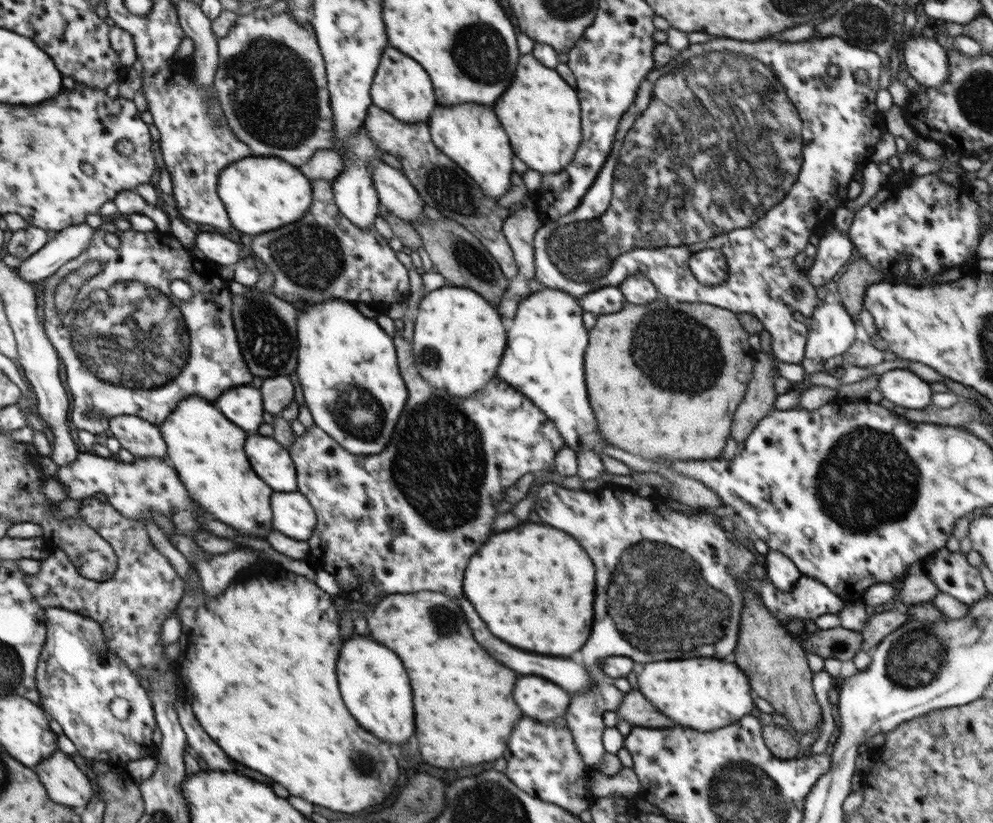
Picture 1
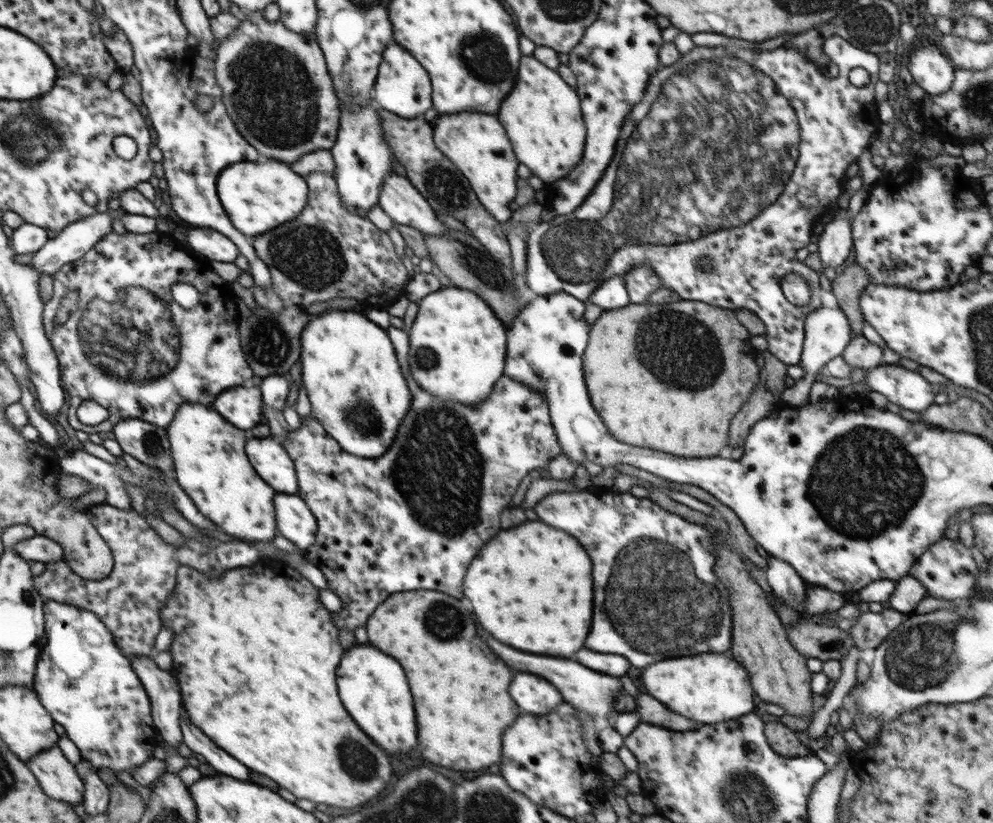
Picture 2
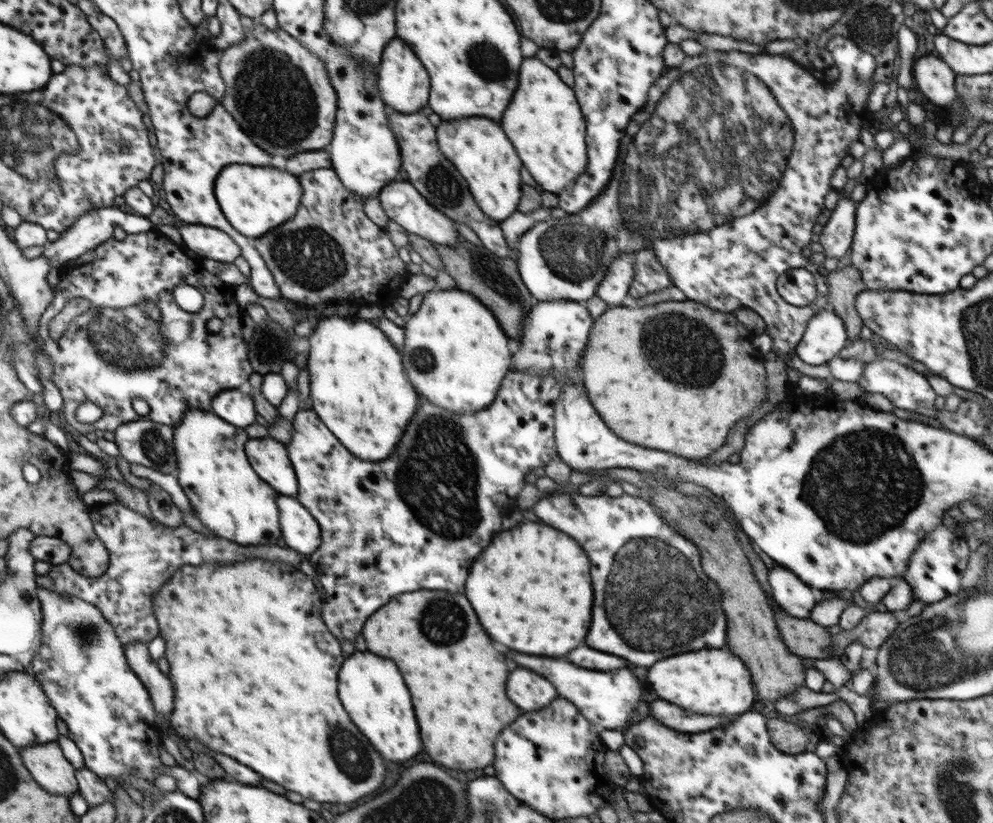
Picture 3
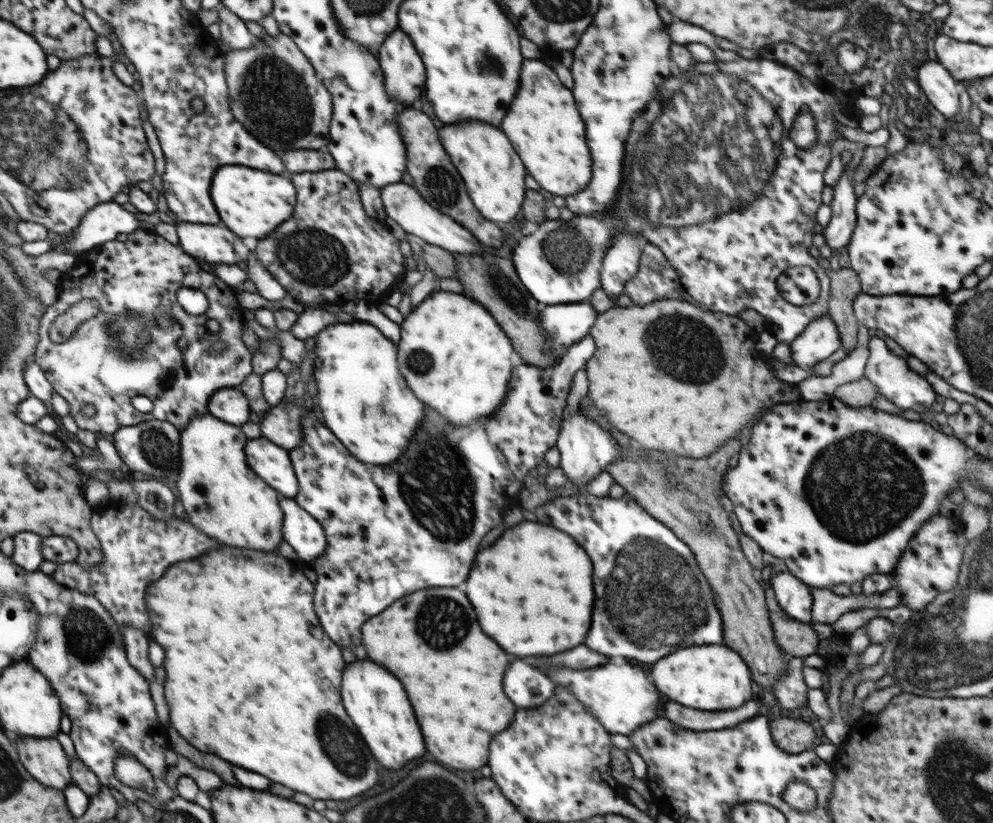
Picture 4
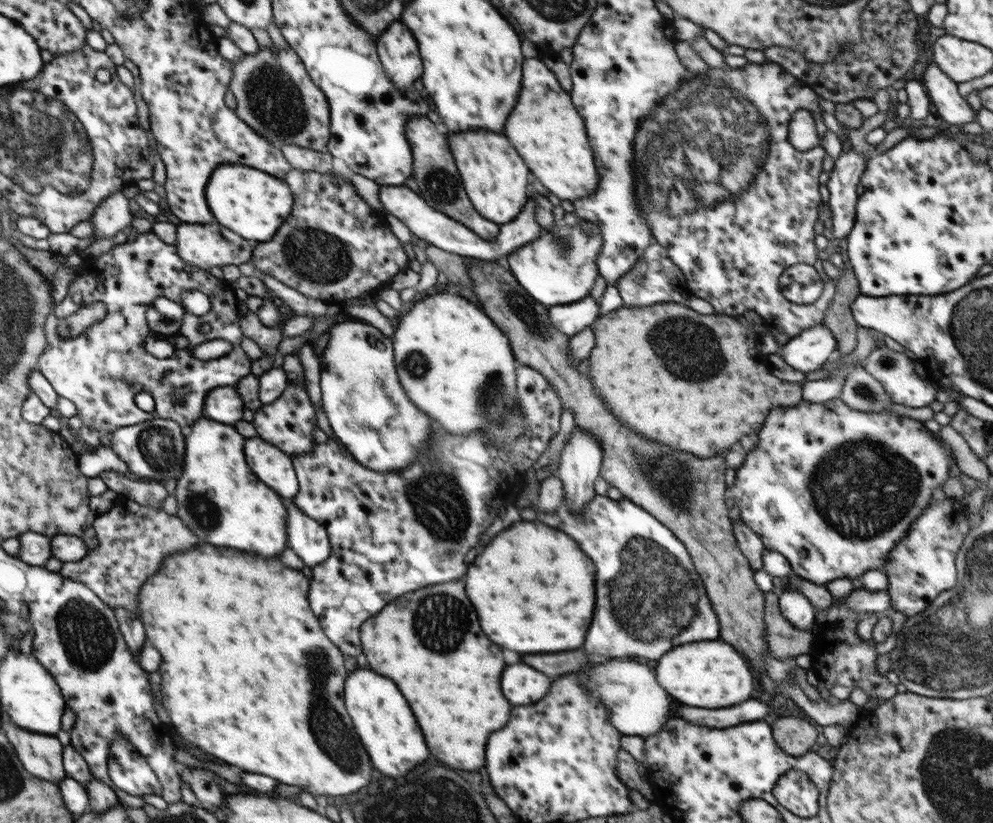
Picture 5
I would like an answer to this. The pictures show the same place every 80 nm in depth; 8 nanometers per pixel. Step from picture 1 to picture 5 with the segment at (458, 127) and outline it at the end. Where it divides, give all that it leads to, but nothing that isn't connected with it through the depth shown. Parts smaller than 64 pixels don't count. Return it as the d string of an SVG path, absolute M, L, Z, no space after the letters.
M468 130L468 132L448 134L447 139L467 196L480 216L499 225L512 222L520 214L530 196L527 188L530 170L514 145L503 133L486 132L486 130Z

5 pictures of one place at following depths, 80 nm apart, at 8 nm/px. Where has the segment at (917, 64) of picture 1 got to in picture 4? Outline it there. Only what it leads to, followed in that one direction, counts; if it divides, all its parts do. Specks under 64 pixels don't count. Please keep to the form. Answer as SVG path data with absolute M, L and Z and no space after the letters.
M928 61L917 68L917 83L924 97L946 119L956 116L960 110L960 99L958 97L960 82L957 81L940 62Z

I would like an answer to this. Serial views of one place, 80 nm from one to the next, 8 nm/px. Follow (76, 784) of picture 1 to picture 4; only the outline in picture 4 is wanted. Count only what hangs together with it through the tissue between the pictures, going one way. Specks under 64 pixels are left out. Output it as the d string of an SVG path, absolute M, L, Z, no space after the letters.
M10 734L9 736L17 745L22 764L25 765L25 768L30 768L30 774L38 776L38 780L42 780L42 784L63 790L69 784L74 783L70 772L70 758L56 737L36 738L34 736L17 736L17 734Z

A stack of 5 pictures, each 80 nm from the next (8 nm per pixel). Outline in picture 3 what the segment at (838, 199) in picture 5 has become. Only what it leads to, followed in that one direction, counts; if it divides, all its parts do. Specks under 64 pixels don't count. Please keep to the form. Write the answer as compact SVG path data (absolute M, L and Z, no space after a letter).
M840 197L836 207L831 211L831 217L819 234L824 255L828 258L841 259L851 249L855 229L854 202L848 197Z

